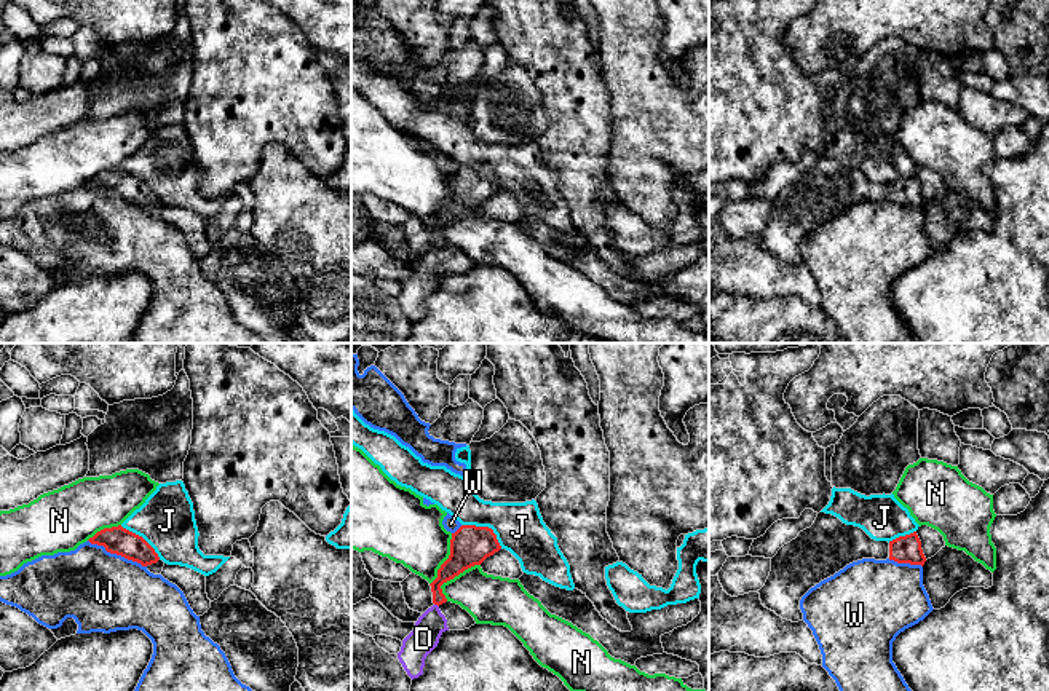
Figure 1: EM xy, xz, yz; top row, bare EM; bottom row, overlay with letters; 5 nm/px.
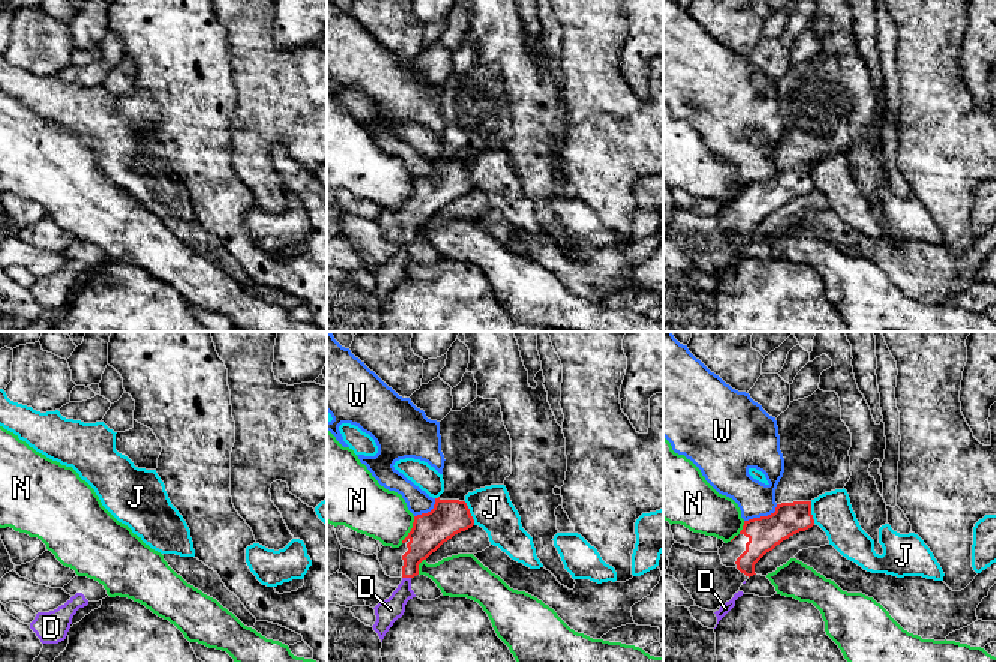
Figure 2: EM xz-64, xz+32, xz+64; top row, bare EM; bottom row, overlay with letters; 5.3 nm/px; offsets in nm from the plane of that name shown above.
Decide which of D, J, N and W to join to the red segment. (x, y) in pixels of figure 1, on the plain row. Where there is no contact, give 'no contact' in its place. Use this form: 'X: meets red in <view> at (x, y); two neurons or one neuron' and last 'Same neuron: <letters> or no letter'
D: meets red in xz at (436, 246); two neurons
J: meets red in xz at (486, 169); two neurons
N: meets red in xz at (452, 221); two neurons
W: meets red in xy at (117, 197); two neurons
Same neuron: no letter

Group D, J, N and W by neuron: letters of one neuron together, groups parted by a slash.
D / J / N / W

